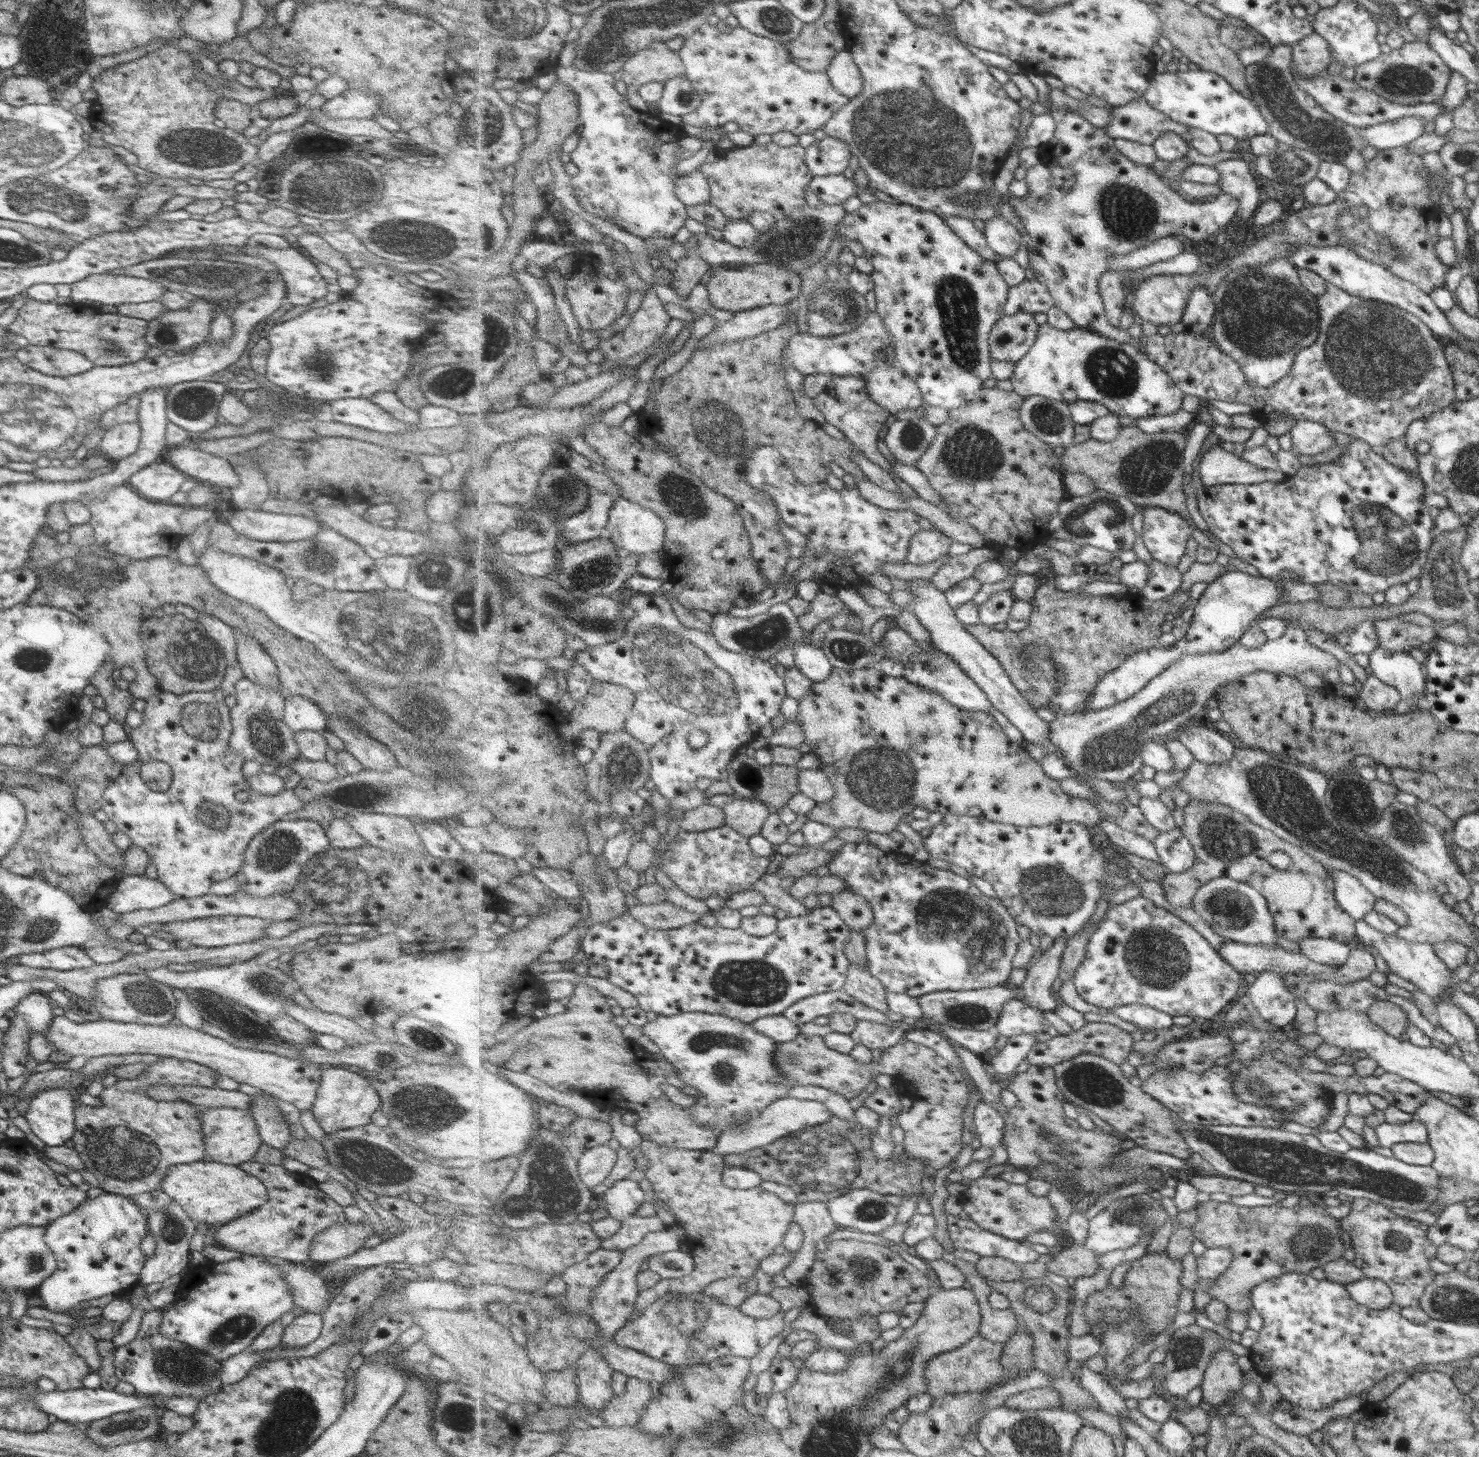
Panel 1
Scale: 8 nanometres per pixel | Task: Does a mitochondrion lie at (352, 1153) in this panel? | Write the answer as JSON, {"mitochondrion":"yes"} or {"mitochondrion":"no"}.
{"mitochondrion":"yes"}

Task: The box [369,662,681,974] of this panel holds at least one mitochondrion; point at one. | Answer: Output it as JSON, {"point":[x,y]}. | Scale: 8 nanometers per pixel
{"point":[626,762]}

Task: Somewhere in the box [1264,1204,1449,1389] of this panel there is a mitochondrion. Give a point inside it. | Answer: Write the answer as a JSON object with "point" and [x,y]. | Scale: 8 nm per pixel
{"point":[1309,1242]}

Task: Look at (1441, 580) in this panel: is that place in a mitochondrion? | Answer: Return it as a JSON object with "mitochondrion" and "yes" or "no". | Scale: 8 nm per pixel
{"mitochondrion":"yes"}

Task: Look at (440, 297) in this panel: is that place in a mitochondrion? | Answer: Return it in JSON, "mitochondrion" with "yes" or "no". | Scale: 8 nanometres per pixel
{"mitochondrion":"no"}

